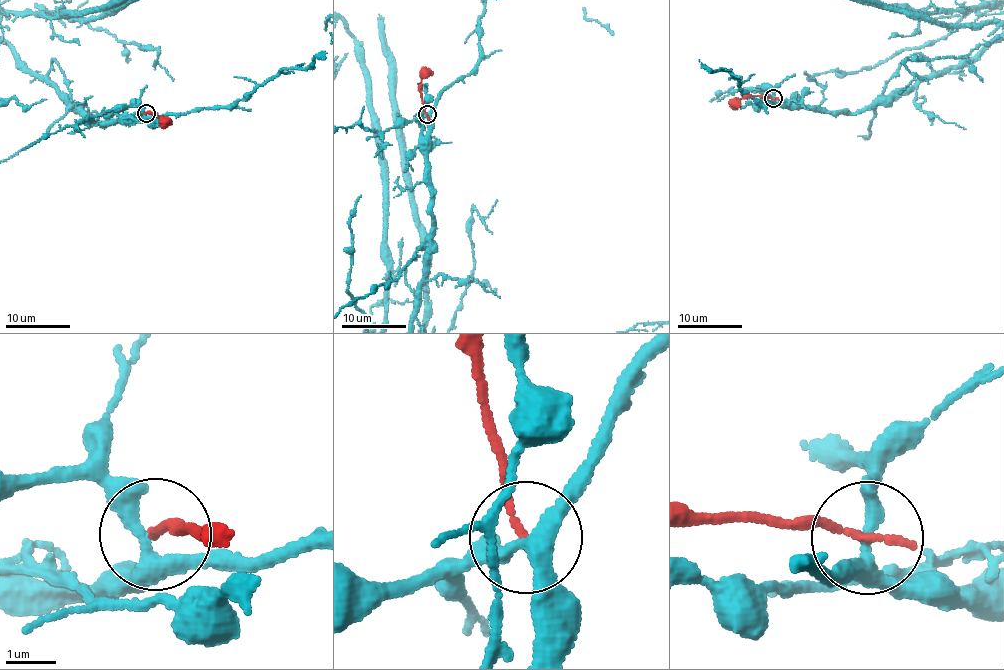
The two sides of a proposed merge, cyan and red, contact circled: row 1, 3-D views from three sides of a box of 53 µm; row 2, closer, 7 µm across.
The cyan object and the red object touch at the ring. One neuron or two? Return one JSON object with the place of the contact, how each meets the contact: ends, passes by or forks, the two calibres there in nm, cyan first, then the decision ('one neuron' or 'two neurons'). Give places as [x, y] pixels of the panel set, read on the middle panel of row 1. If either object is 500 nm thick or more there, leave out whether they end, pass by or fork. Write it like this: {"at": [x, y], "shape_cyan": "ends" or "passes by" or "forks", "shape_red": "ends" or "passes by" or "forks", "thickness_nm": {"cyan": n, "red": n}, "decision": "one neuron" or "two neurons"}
{"at": [427, 114], "shape_cyan": "forks", "shape_red": "ends", "thickness_nm": {"cyan": 280, "red": 180}, "decision": "two neurons"}

